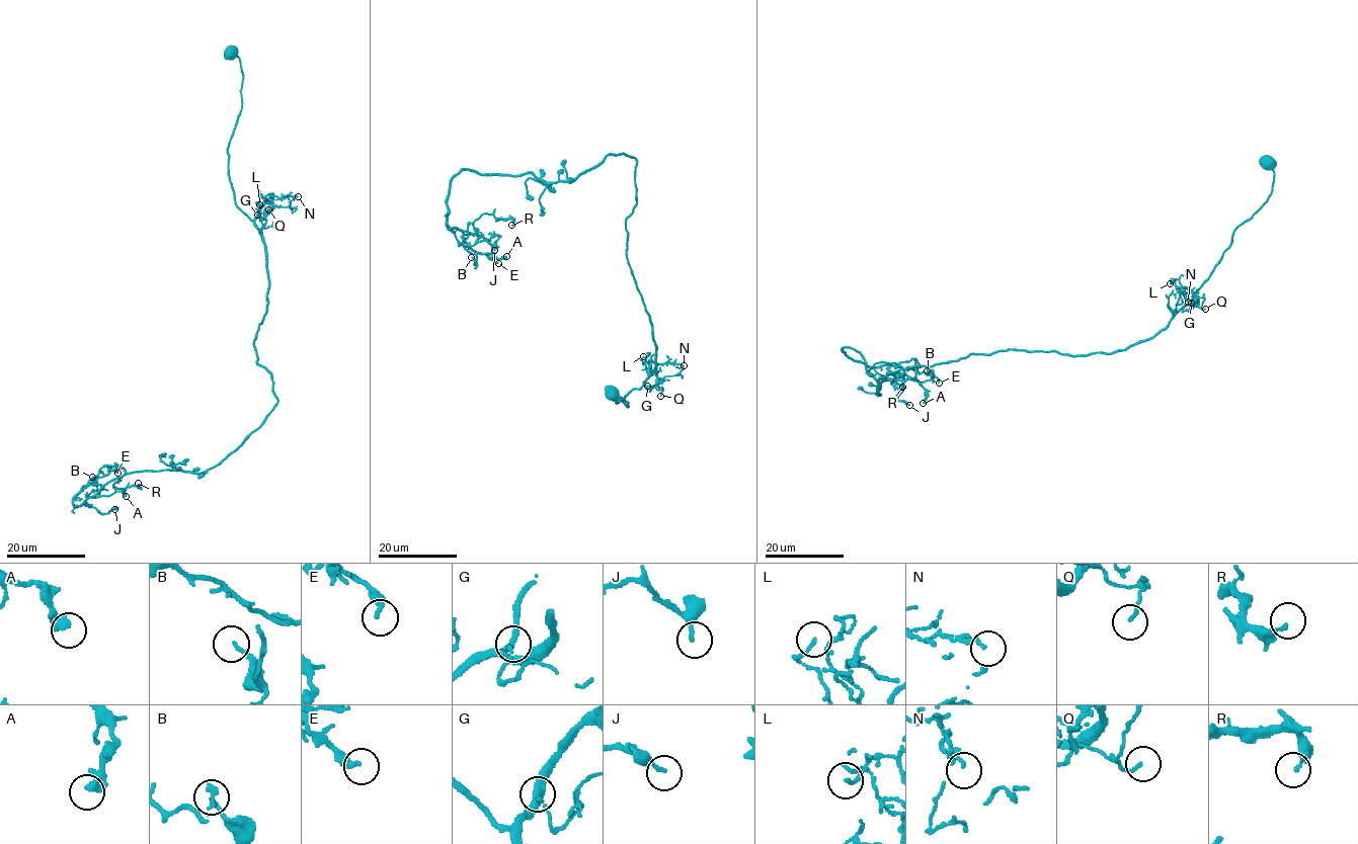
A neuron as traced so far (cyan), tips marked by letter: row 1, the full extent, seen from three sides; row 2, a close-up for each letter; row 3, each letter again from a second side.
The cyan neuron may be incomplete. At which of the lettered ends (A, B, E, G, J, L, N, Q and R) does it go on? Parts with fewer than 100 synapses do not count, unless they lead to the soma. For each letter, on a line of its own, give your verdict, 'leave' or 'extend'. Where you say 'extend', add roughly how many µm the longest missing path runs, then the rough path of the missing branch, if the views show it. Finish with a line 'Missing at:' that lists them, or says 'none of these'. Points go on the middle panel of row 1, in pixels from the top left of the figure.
A: leave
B: leave
E: leave
G: leave
J: leave
L: leave
N: leave
Q: leave
R: leave
Missing at: none of these

